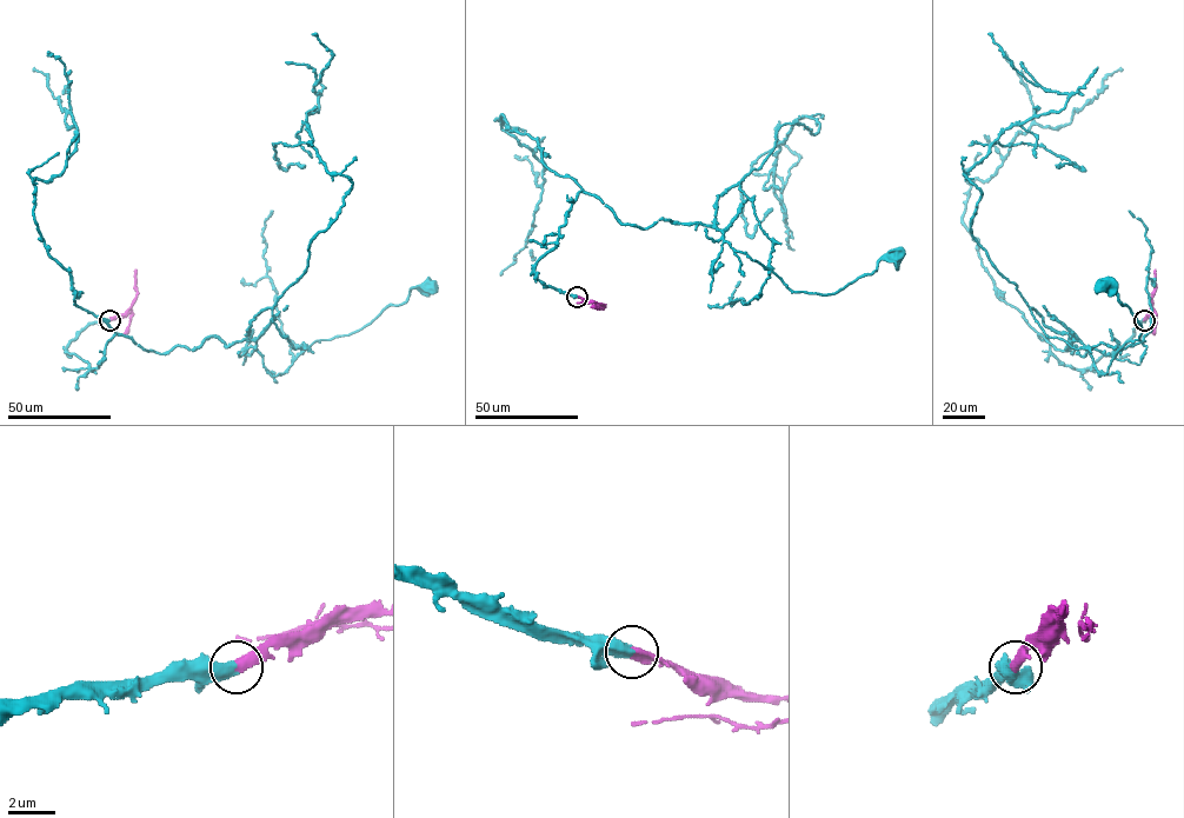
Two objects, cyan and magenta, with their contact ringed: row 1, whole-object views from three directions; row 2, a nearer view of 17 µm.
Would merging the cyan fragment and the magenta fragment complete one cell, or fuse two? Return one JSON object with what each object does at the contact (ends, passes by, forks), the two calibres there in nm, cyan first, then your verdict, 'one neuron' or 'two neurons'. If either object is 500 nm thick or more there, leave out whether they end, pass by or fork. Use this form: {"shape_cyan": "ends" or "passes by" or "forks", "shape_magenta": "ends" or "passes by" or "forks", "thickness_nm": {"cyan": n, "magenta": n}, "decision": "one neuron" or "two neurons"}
{"thickness_nm": {"cyan": 550, "magenta": 440}, "decision": "one neuron"}

